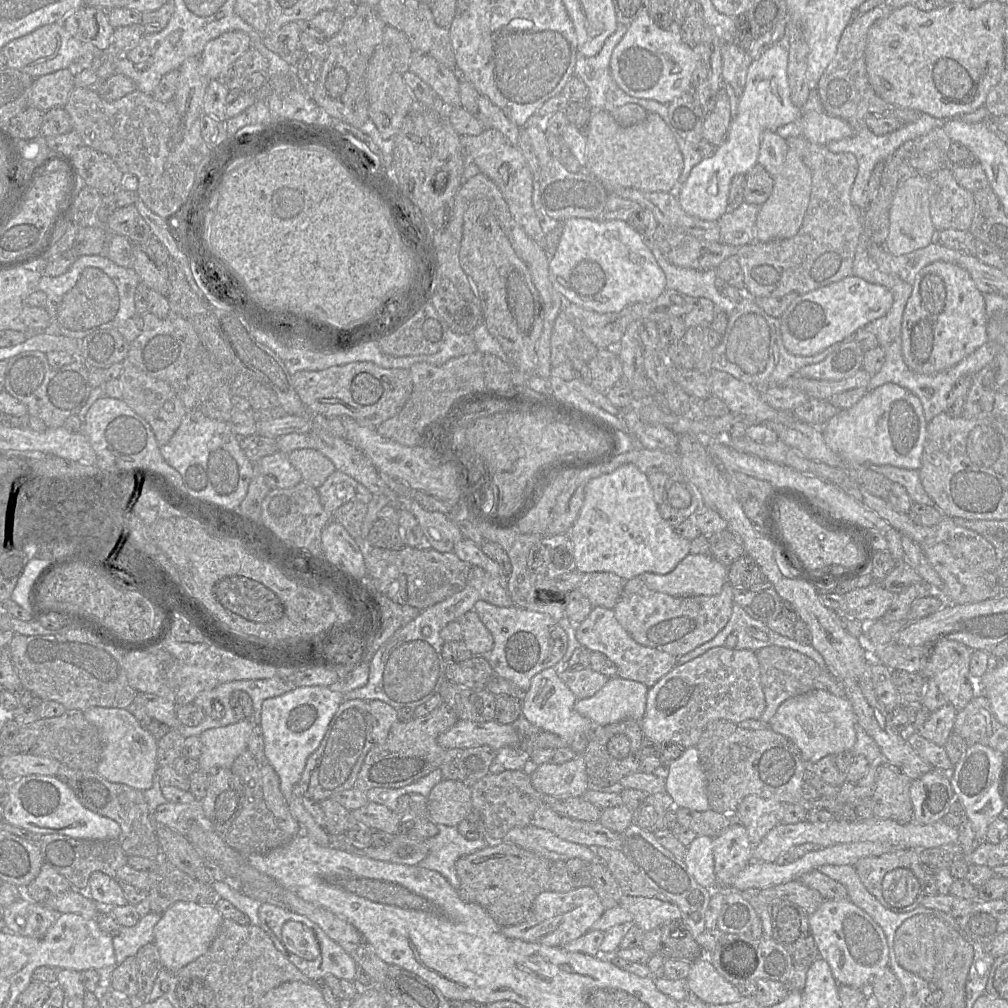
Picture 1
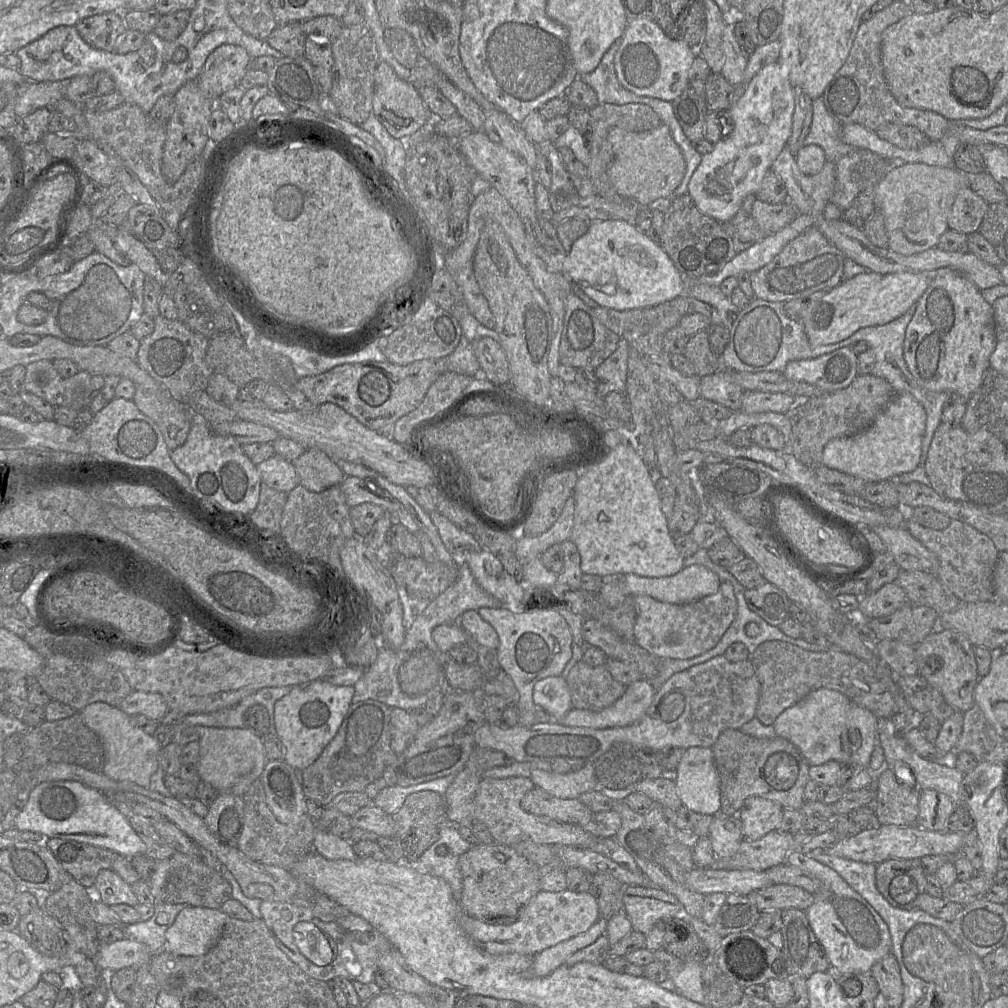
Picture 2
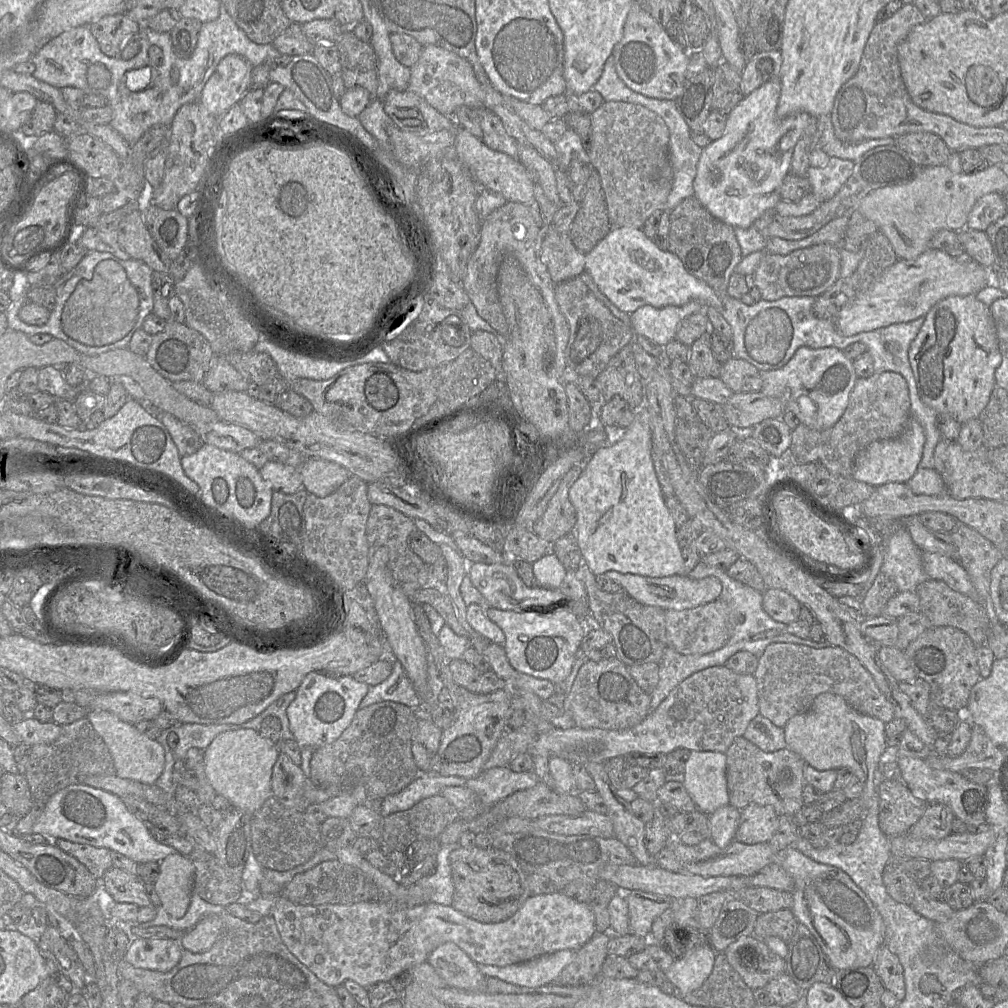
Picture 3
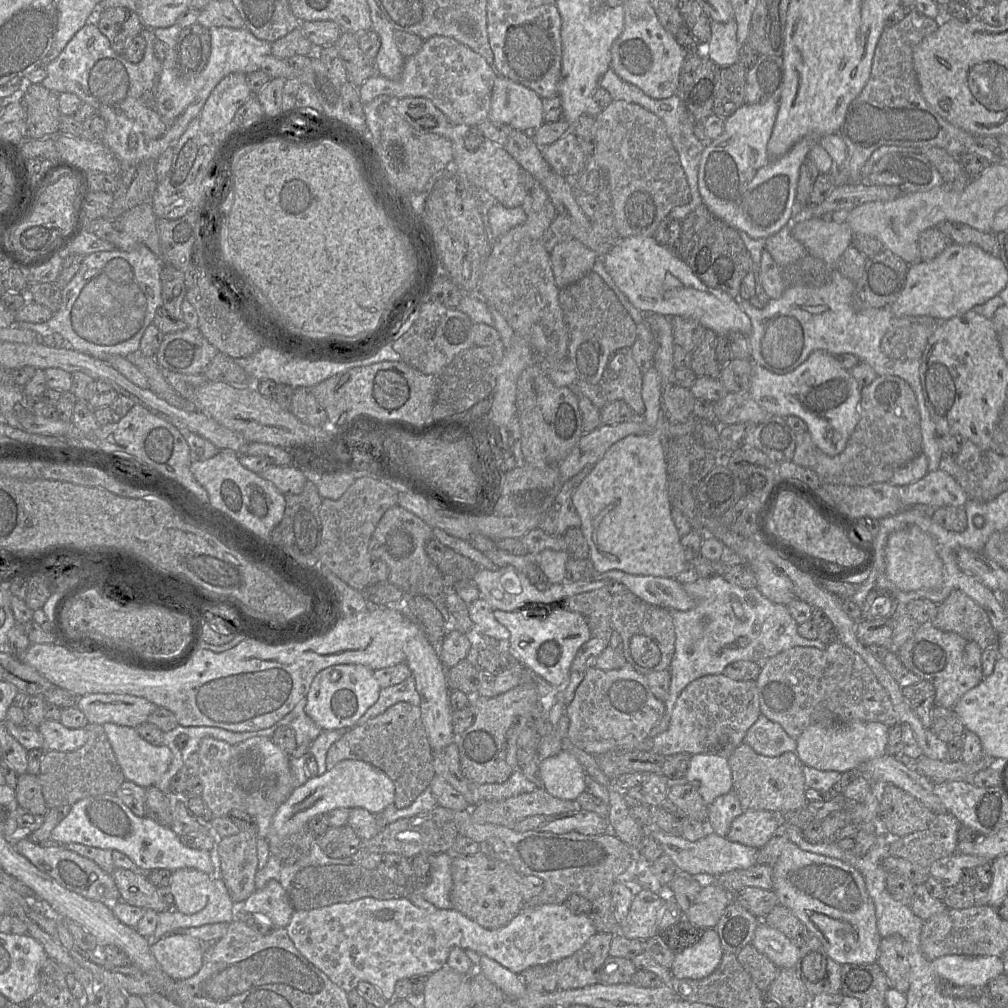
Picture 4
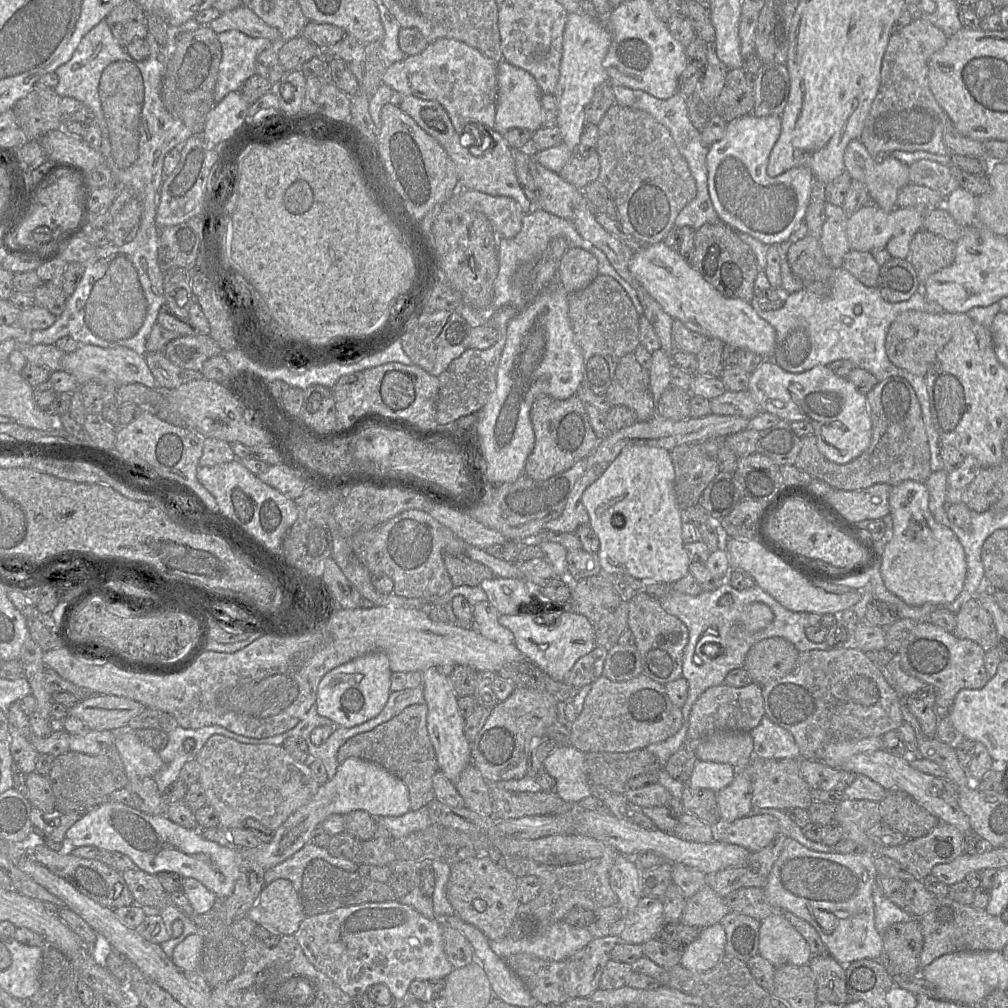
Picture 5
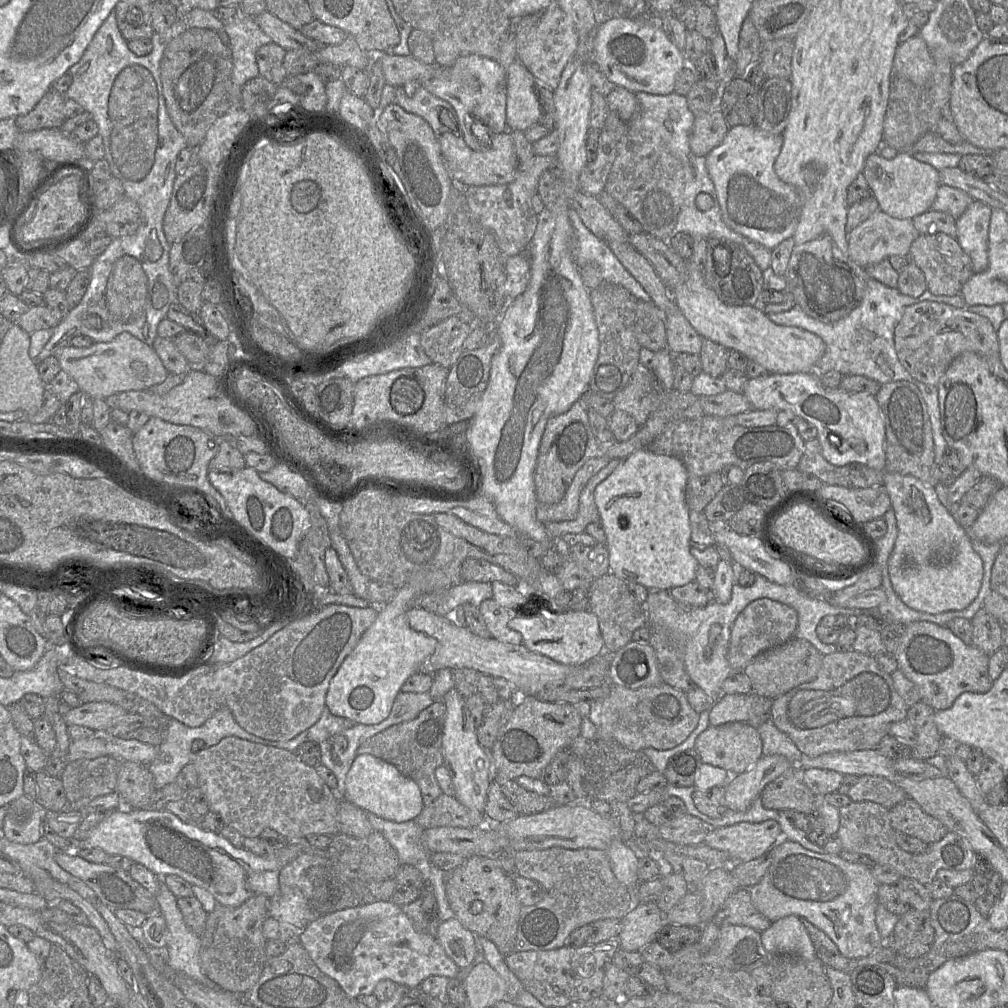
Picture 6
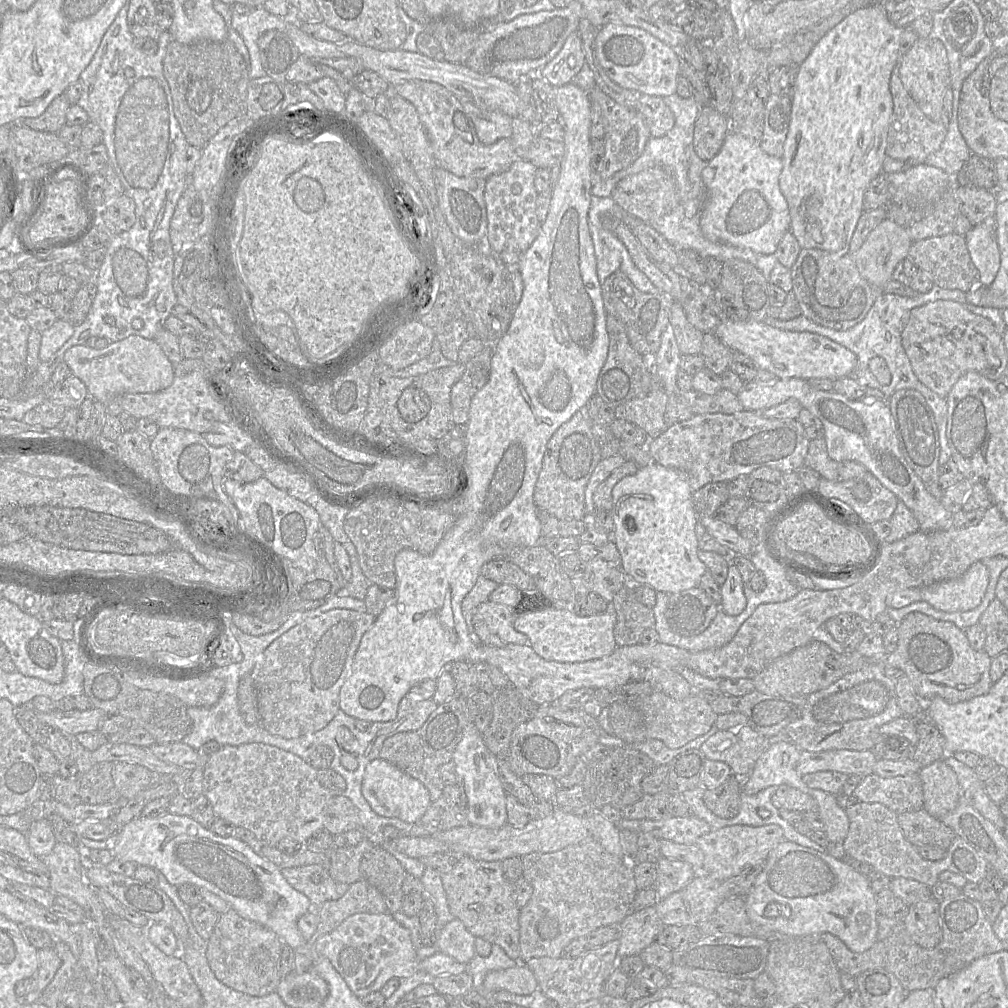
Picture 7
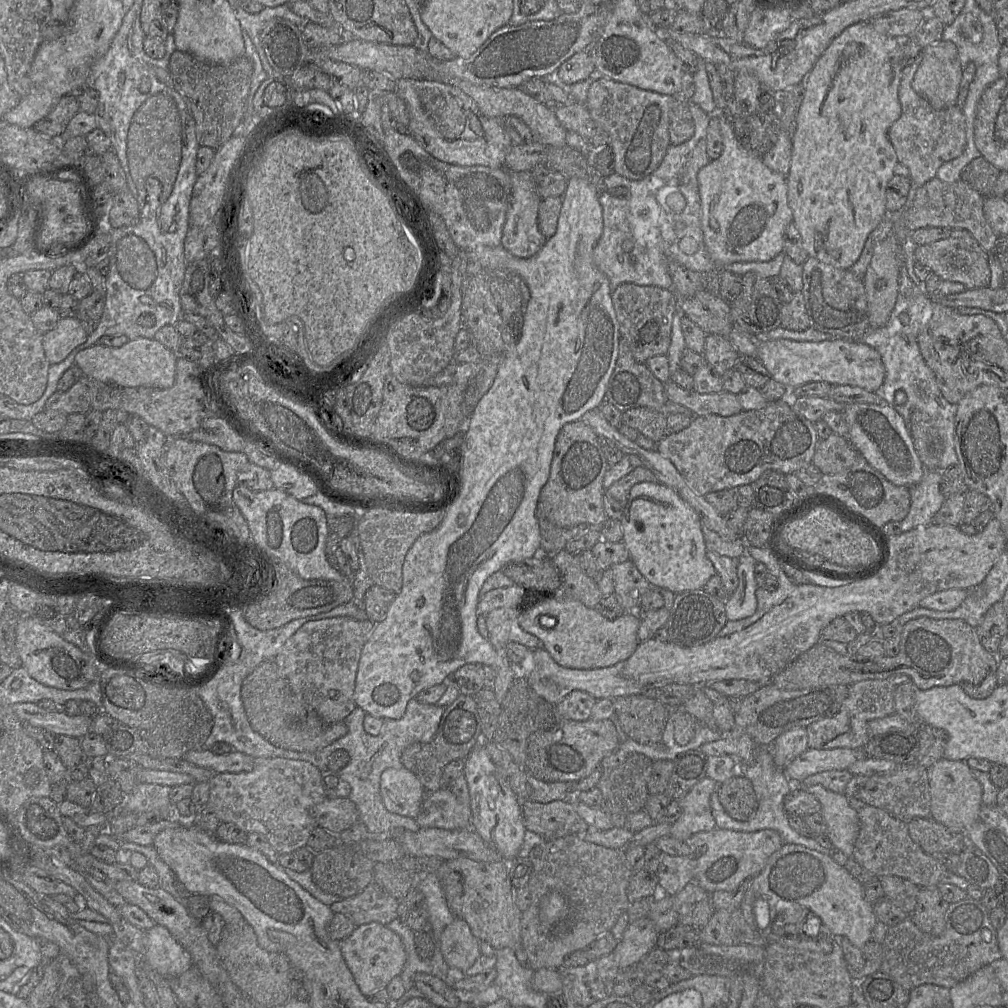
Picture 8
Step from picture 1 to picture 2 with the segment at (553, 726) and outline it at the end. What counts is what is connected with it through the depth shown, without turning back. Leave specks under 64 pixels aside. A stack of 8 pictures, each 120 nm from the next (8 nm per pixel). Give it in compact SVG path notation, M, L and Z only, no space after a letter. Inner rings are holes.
M560 675L537 681L533 688L533 701L551 716L552 722L561 723L572 709L567 683Z

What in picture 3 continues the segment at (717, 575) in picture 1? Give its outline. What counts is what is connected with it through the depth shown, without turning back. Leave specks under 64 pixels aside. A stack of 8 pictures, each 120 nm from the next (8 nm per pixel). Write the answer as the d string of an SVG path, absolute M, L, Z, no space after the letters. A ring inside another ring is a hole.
M607 571L604 577L611 579L622 587L630 597L637 602L661 608L663 610L685 610L695 608L717 600L722 592L722 585L715 577L691 579L686 575L672 575L667 577L653 578L631 573Z

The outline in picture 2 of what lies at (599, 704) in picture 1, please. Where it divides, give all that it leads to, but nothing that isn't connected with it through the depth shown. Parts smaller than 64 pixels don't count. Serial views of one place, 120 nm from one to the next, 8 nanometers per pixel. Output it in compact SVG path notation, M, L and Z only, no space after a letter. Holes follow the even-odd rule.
M641 679L626 686L624 694L611 706L601 711L572 708L561 724L598 729L627 726L642 718L655 693L651 682Z

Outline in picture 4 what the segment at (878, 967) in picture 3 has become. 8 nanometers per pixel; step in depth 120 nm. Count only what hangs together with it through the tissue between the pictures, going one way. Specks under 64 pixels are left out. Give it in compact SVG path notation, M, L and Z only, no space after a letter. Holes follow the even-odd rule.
M894 934L881 938L877 963L886 974L890 987L903 994L909 989L908 954L909 947L901 936Z

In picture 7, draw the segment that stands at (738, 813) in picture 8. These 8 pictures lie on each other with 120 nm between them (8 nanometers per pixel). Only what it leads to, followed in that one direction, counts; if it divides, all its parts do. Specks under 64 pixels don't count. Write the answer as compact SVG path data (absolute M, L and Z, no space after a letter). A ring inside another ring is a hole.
M732 775L722 785L714 789L706 789L703 802L716 816L731 819L737 816L740 809L742 779Z

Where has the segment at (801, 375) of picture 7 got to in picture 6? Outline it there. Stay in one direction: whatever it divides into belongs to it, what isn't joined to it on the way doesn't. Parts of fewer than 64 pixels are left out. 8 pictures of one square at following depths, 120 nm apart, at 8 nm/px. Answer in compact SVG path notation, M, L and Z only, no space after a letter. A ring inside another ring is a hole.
M696 267L688 268L687 280L670 289L669 293L676 306L704 339L740 352L770 373L814 373L816 364L826 351L826 344L819 336L801 328L777 325L761 307L725 304L707 285L703 273Z

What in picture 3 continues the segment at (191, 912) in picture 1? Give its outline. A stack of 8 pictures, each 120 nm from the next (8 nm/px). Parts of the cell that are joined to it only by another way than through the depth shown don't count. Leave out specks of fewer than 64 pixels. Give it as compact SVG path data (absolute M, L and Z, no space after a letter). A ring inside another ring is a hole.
M221 915L206 916L182 935L180 944L184 950L192 953L205 952L213 946L222 932L222 927Z

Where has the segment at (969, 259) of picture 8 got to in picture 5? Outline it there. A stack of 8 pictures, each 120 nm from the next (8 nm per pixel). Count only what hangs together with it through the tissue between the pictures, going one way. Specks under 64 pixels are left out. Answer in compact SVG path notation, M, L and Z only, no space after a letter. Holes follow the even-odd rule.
M923 228L910 242L909 261L915 268L921 286L928 277L948 266L955 259L955 243Z

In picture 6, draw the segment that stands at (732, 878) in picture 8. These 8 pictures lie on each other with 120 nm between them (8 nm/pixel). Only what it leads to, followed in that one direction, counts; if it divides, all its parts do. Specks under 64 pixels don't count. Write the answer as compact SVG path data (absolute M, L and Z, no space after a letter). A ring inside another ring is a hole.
M775 820L761 823L741 822L716 828L703 844L725 852L733 862L756 859L782 839L782 830Z

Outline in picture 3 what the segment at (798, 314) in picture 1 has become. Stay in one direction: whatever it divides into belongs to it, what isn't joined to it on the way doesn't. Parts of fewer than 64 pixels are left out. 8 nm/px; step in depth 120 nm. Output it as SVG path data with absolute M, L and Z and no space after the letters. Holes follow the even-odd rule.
M927 249L915 259L898 260L889 266L867 291L857 296L840 310L833 319L836 329L843 336L852 336L891 324L910 322L924 317L932 306L944 298L976 295L980 290L992 283L992 270L985 268L967 256L954 257L941 250Z

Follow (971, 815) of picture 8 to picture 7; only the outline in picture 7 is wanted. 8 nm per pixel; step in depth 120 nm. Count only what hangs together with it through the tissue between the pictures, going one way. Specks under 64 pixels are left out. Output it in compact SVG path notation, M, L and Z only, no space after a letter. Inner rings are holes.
M942 759L921 767L919 776L925 811L940 819L955 809L961 799L961 789L956 773Z

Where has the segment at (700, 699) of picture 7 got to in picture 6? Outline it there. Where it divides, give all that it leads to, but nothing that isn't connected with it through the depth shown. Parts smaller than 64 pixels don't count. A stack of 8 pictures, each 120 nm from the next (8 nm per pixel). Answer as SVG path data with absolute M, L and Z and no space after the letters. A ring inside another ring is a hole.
M665 683L634 690L610 684L610 693L603 699L597 739L615 740L634 751L649 747L668 750L688 738L697 727L699 717L689 704L686 693Z

